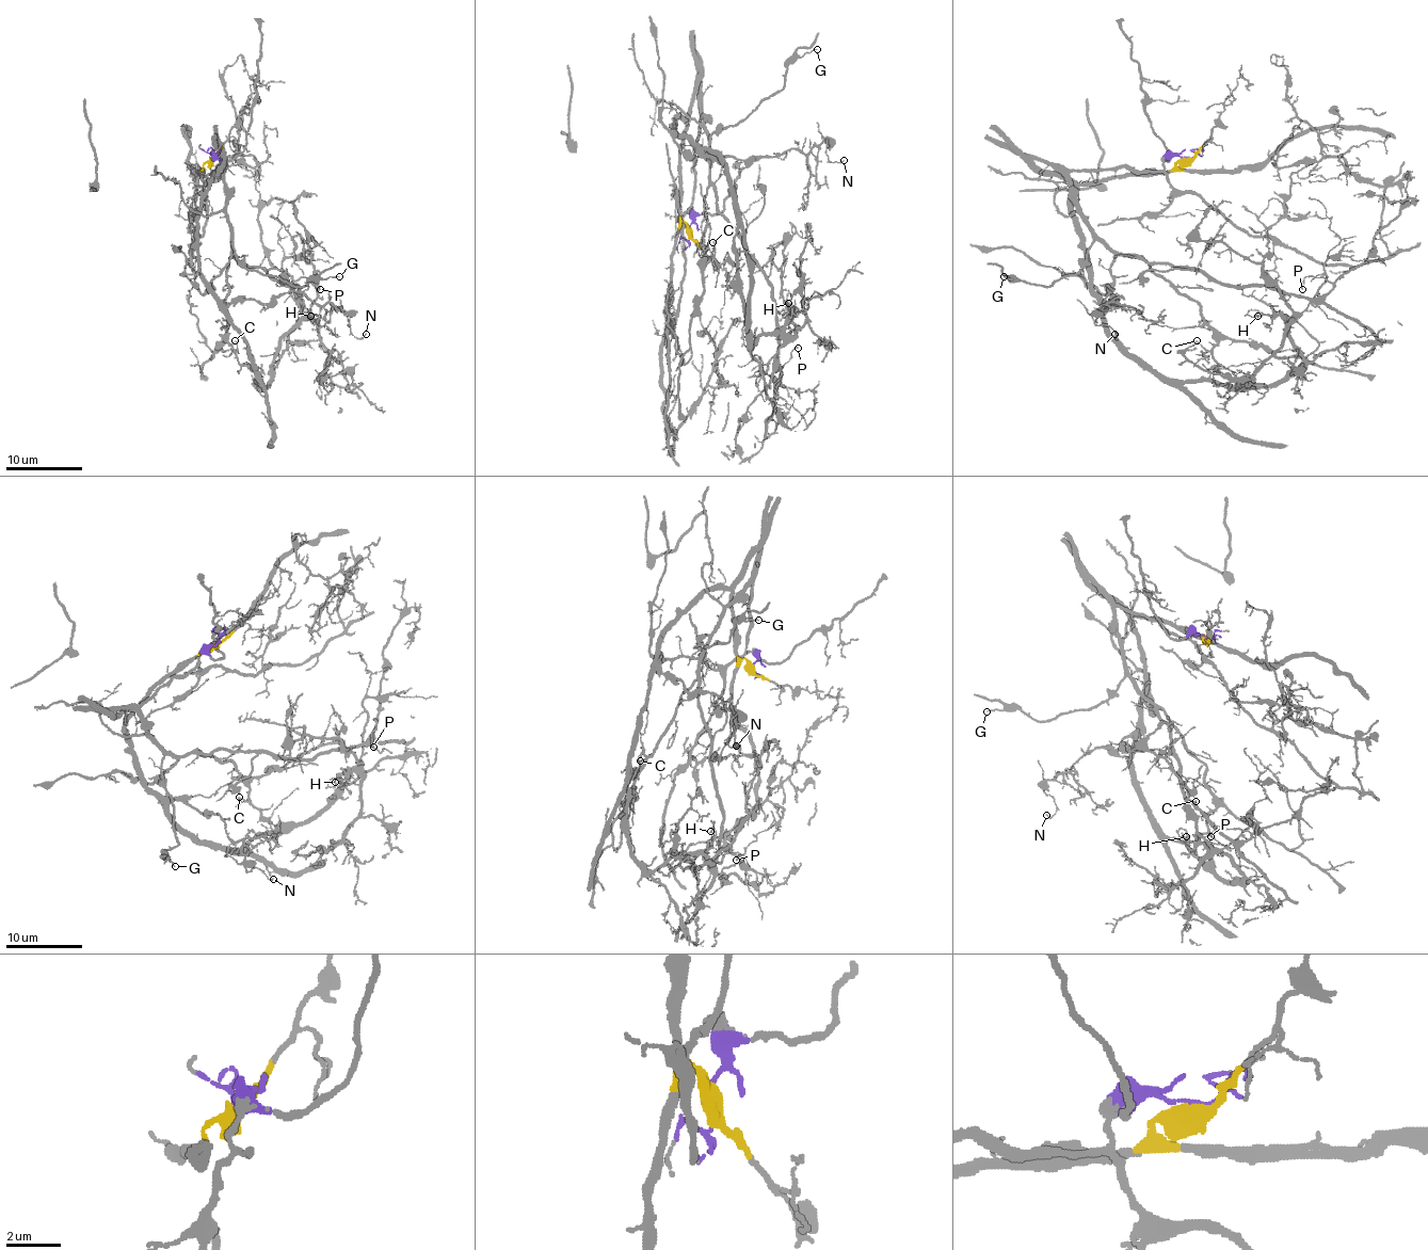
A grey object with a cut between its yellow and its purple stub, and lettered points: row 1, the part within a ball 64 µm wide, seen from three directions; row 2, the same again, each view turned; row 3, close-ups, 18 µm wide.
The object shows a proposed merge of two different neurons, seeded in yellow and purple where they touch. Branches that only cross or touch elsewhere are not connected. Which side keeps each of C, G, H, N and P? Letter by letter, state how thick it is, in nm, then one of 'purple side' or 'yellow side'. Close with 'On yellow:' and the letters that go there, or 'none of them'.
C: 90 nm thick; purple side
G: 110 nm thick; purple side
H: 110 nm thick; yellow side
N: 130 nm thick; yellow side
P: 120 nm thick; purple side
On yellow: H, N

